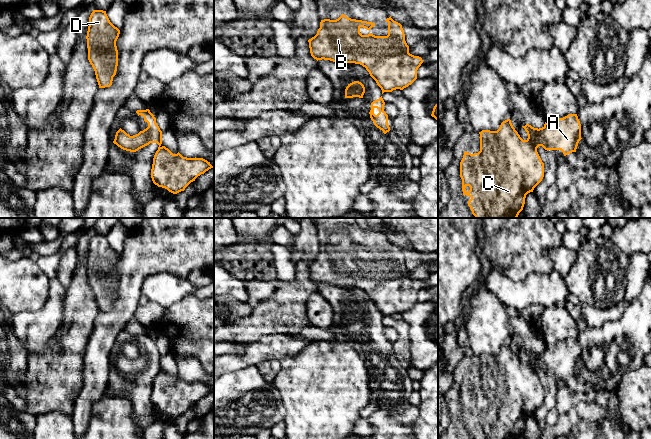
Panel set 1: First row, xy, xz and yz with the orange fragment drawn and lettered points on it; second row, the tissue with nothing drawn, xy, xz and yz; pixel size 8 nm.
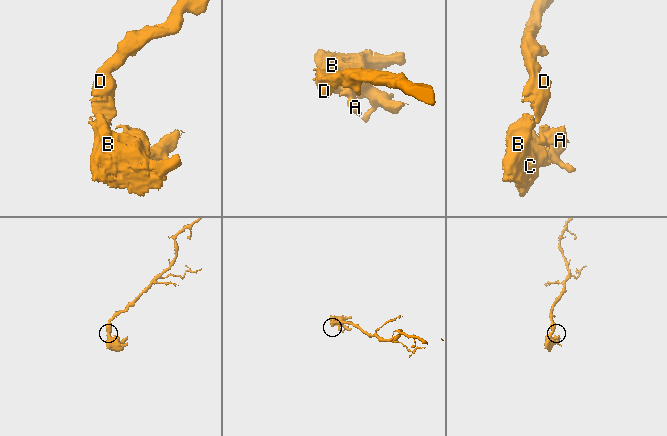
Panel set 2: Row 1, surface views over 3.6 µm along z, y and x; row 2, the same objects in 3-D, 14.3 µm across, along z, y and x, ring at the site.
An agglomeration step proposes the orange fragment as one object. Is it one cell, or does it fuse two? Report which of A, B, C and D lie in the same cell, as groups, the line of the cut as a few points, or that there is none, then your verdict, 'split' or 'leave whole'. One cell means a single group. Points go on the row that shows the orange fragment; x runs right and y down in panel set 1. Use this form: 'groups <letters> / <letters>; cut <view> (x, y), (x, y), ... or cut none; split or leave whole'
groups A / B C D; cut yz (527, 139), (536, 149); split

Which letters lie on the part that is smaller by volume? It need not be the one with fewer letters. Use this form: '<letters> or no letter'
A

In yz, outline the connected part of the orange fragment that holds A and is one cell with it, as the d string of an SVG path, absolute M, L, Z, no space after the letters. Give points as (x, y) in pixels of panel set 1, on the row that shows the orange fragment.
M569 114L551 123L546 123L542 128L534 128L529 124L522 126L527 132L527 140L537 149L542 146L545 150L561 150L564 156L576 152L581 138L581 124L577 114Z

